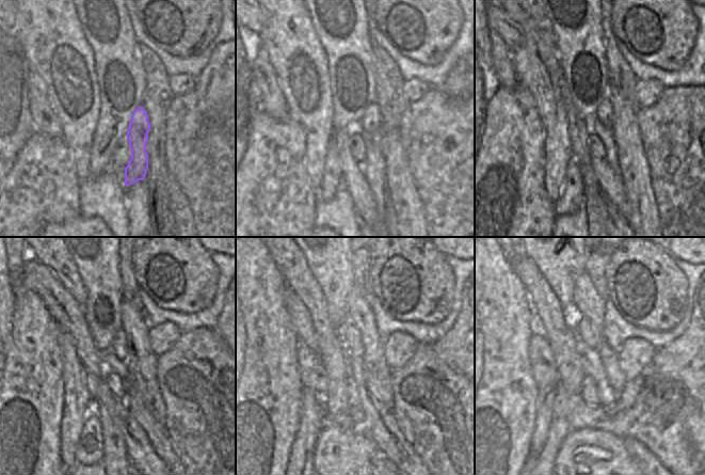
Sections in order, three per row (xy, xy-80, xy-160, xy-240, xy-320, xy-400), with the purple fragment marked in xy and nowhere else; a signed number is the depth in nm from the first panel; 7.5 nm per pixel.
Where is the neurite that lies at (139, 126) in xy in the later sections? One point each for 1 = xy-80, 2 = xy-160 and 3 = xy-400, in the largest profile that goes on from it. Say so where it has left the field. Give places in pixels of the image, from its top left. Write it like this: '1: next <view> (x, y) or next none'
1: next xy-80 (371, 124)
2: next xy-160 (604, 112)
3: next xy-400 (586, 332)

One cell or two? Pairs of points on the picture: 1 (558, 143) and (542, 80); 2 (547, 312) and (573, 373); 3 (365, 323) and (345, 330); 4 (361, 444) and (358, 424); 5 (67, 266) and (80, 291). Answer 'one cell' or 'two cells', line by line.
1: one cell
2: one cell
3: two cells
4: two cells
5: one cell

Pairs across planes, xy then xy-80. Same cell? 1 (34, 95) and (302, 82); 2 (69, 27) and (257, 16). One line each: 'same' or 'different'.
1: different
2: different

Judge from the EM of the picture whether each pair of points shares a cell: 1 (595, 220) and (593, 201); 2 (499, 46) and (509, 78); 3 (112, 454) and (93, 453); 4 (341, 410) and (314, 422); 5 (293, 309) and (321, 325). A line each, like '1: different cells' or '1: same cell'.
1: same cell
2: same cell
3: different cells
4: different cells
5: different cells

